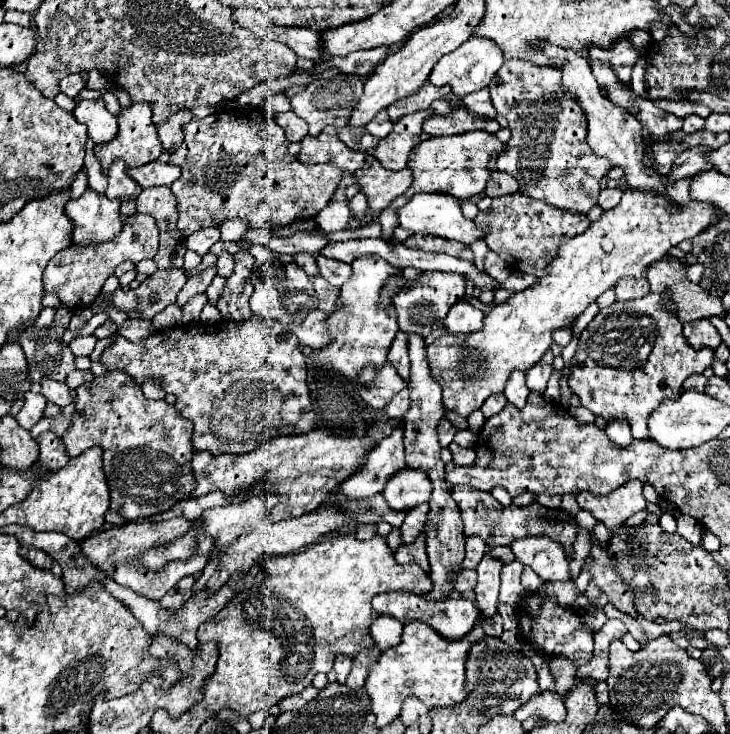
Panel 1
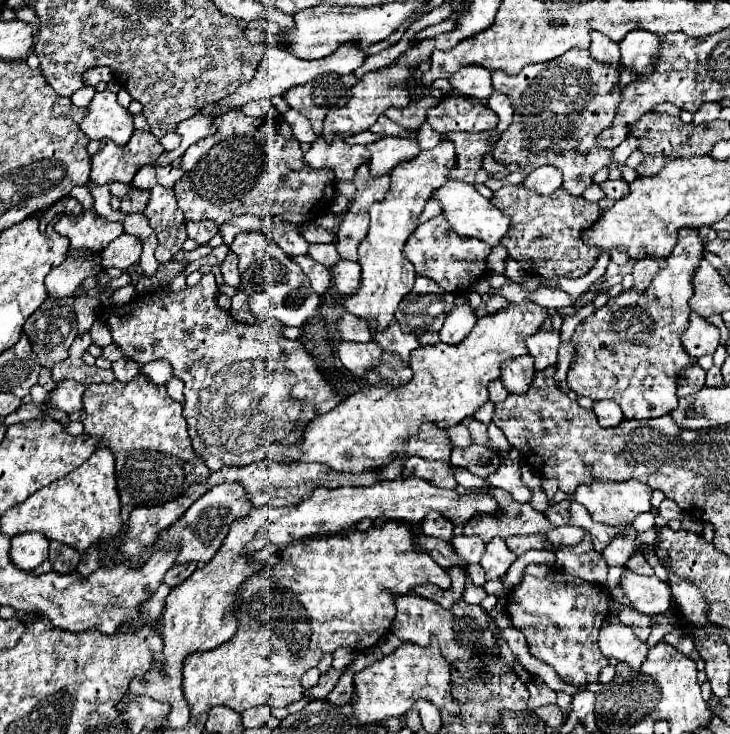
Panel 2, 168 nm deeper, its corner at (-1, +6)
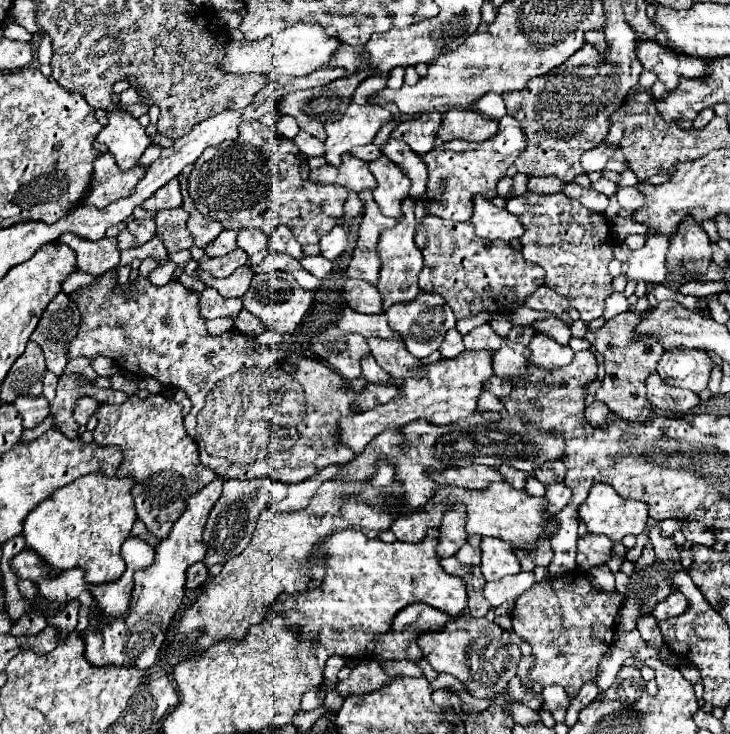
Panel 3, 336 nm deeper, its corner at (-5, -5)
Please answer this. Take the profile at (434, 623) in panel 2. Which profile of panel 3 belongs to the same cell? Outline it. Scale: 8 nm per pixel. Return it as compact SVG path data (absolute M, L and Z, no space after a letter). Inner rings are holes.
M470 613L450 619L450 623L438 633L422 633L418 637L418 647L434 671L454 675L478 699L490 699L508 689L510 679L518 673L518 661L522 657L520 647L510 639L508 631L500 629L486 617L476 619Z

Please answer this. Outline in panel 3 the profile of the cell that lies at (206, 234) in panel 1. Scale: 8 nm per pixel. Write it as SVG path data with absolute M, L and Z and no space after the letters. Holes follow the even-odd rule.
M178 175L178 181L182 185L182 195L184 195L184 209L190 213L190 219L188 219L188 229L190 233L194 235L194 245L196 247L206 247L208 243L214 241L214 237L220 235L222 231L222 223L218 221L212 221L212 219L206 219L204 215L200 215L194 207L194 201L190 199L190 193L188 193L188 175Z

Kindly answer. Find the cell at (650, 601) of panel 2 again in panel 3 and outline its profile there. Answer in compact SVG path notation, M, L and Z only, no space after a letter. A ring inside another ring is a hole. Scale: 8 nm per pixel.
M678 591L678 593L670 595L664 603L656 605L654 617L656 617L656 621L664 621L664 619L670 619L670 617L678 617L678 615L682 615L682 613L686 611L686 607L688 607L688 601L686 601L686 597Z

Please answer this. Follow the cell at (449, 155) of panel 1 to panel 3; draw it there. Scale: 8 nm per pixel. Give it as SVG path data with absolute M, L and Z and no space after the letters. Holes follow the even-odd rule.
M406 199L402 205L402 221L394 229L382 231L380 243L378 243L378 255L382 259L382 269L380 269L380 281L378 281L378 291L384 297L384 309L392 307L394 303L408 303L412 301L420 289L418 289L418 273L422 271L422 253L418 251L414 243L414 233L416 233L416 217L414 217L414 199Z

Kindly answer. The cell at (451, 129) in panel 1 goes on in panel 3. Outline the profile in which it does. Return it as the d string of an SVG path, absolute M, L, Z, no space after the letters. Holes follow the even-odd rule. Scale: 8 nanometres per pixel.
M452 109L444 113L442 125L438 129L438 137L442 141L450 139L466 139L466 141L486 141L498 133L498 121L484 119L476 111Z

